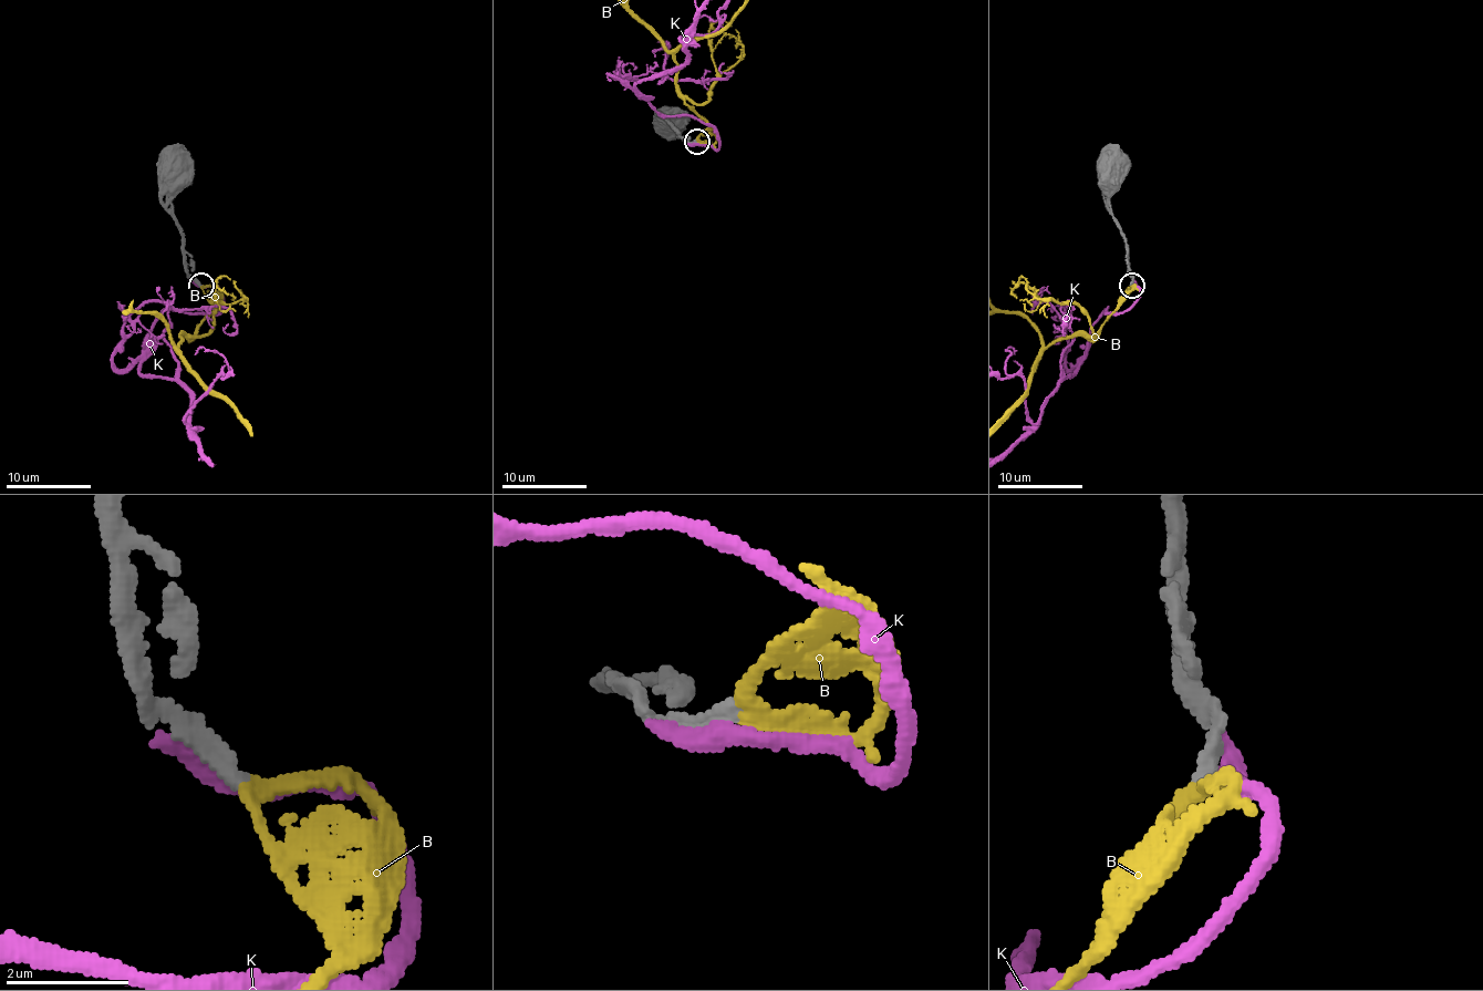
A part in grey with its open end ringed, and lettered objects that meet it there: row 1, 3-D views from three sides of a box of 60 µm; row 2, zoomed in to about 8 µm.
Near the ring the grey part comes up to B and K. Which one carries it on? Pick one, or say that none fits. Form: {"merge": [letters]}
{"merge": ["B"]}

